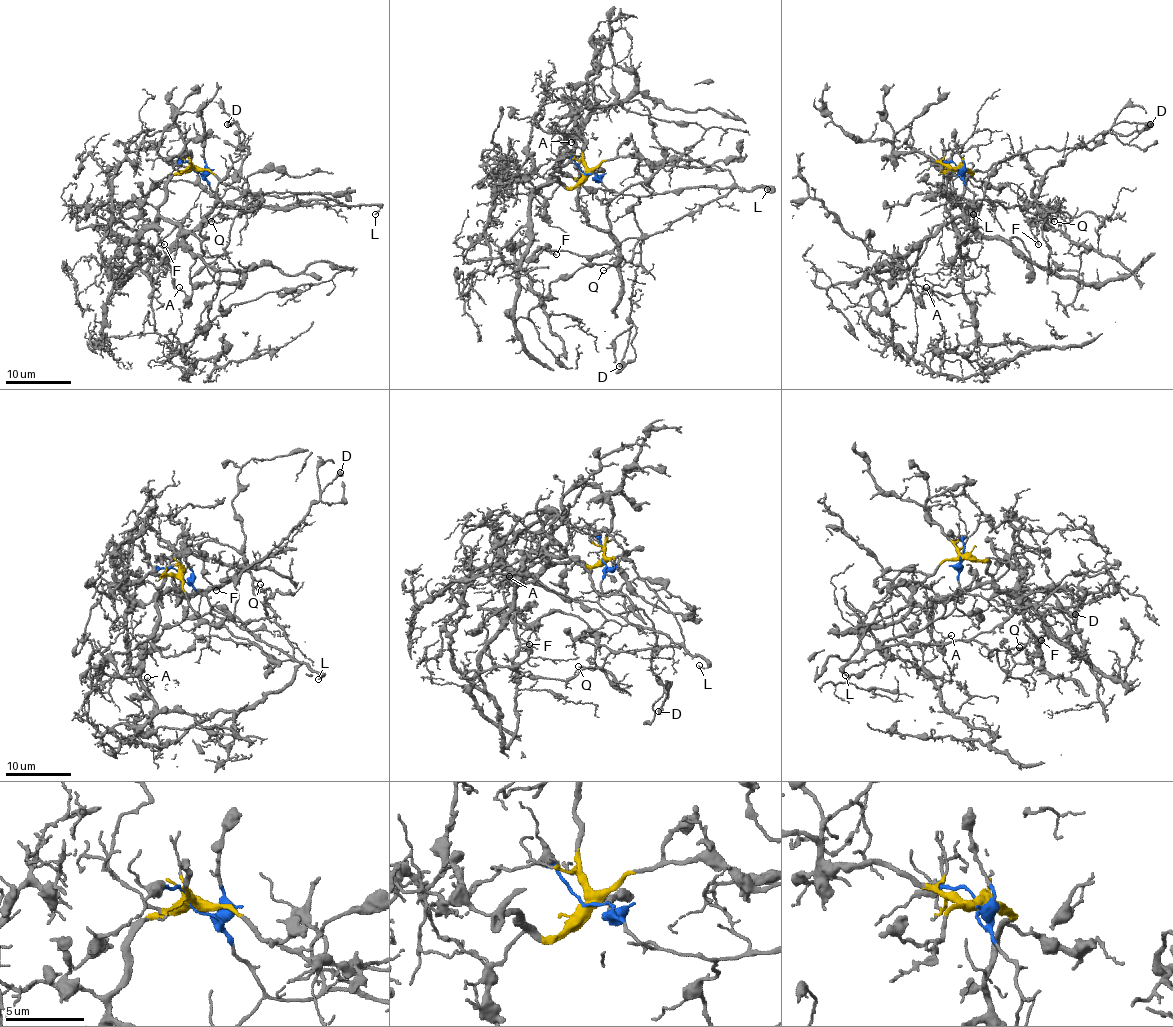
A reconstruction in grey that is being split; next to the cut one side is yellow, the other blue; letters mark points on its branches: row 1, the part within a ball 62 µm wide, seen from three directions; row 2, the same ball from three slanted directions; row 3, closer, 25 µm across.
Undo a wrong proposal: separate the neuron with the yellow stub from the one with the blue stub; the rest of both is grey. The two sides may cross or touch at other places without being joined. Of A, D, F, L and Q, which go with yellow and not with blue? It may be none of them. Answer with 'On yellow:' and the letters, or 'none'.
On yellow: A

